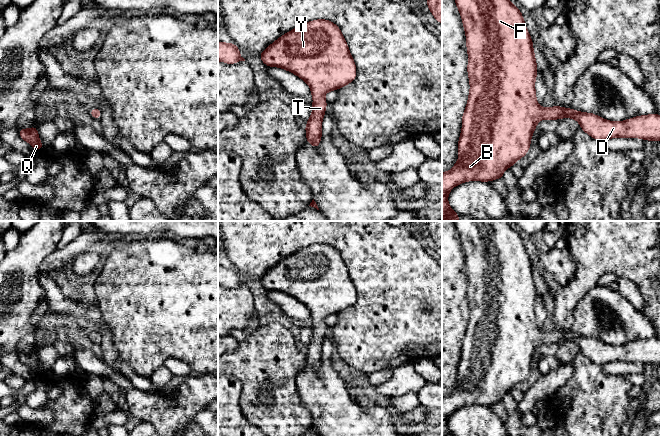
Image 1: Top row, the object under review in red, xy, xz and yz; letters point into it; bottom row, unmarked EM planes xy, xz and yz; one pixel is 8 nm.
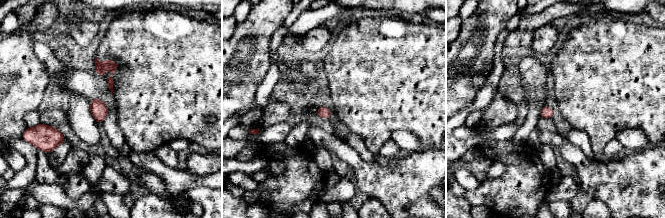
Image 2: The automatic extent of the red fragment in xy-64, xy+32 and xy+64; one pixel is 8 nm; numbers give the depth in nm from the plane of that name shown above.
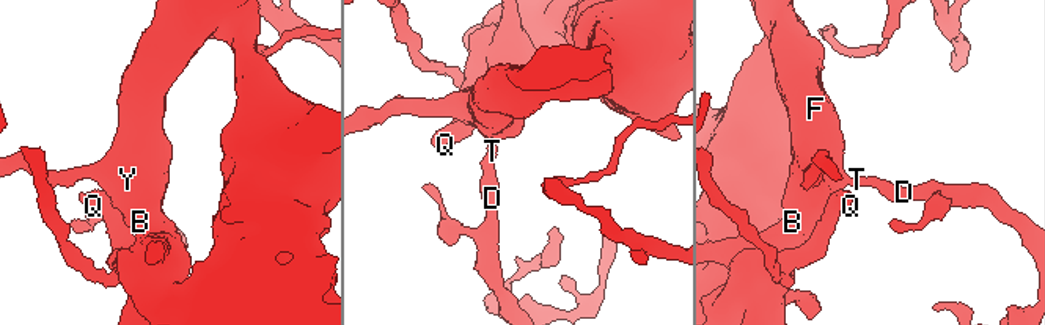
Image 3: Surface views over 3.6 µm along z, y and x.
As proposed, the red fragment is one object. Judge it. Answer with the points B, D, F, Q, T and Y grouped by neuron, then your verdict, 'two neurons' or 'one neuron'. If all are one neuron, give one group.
B D F Q T Y; one neuron

